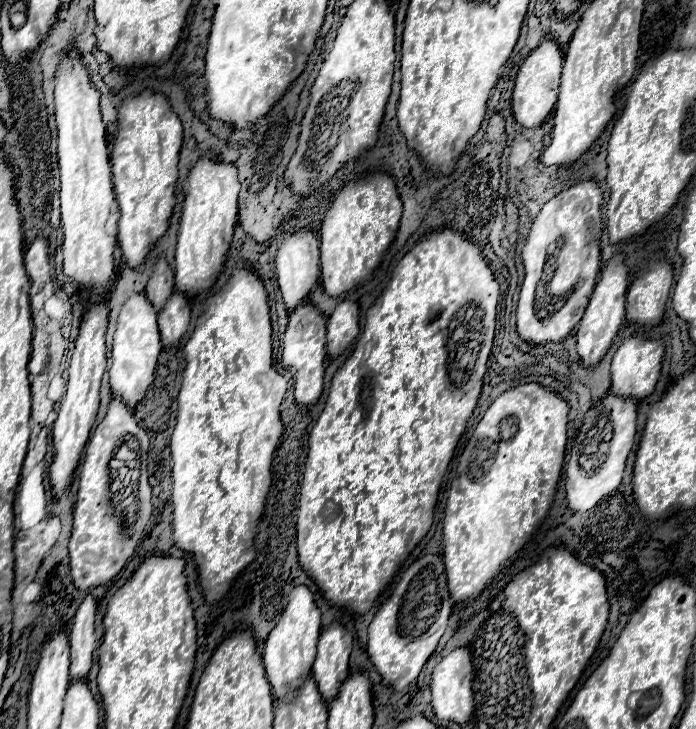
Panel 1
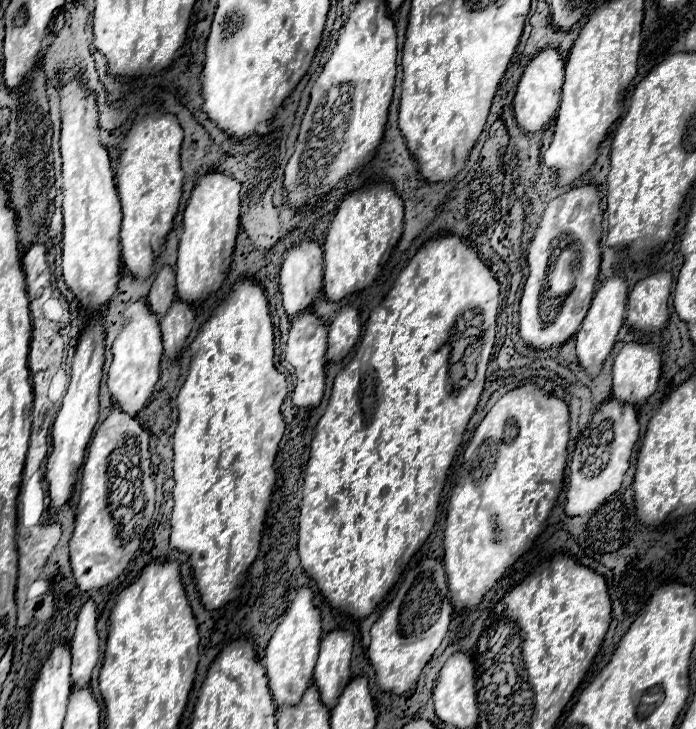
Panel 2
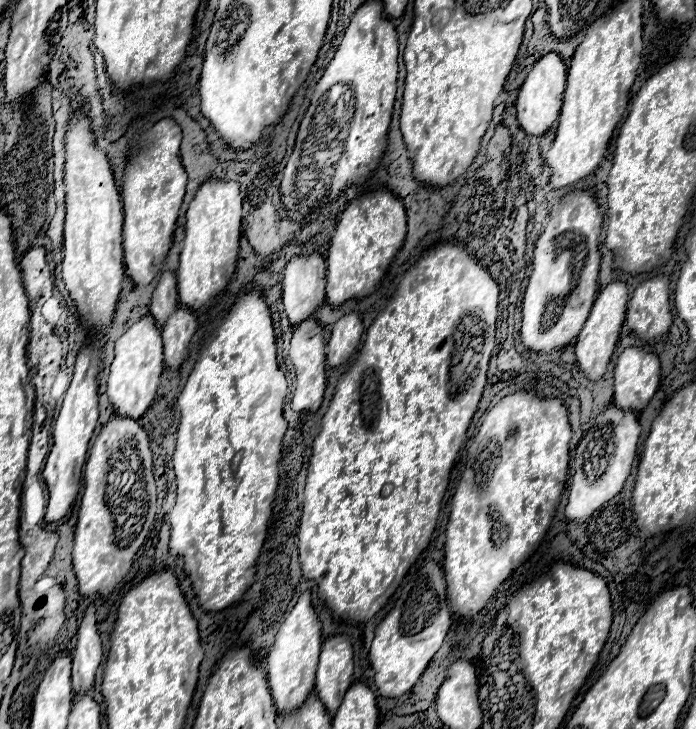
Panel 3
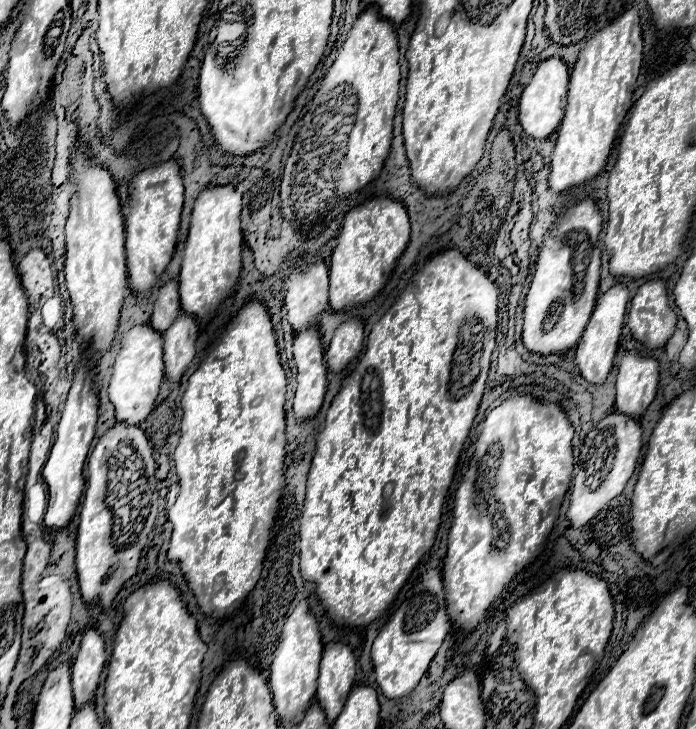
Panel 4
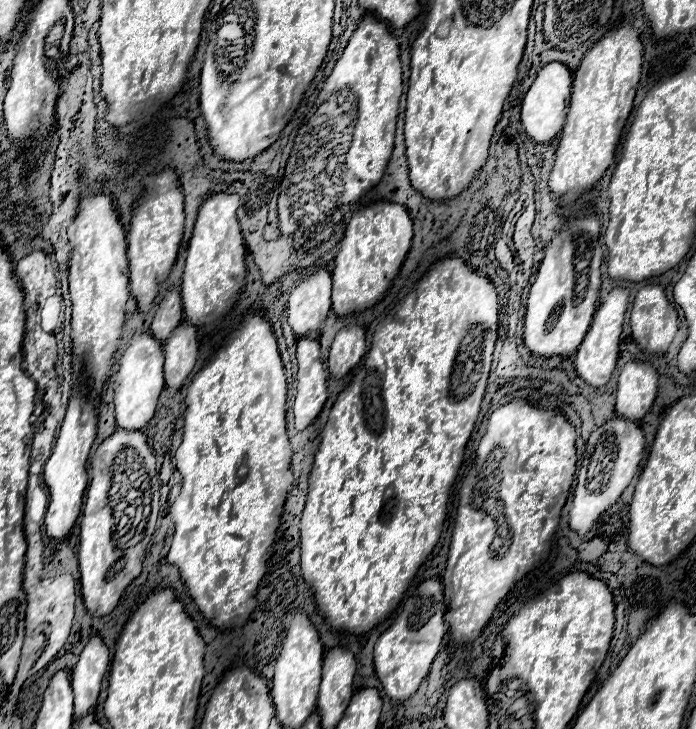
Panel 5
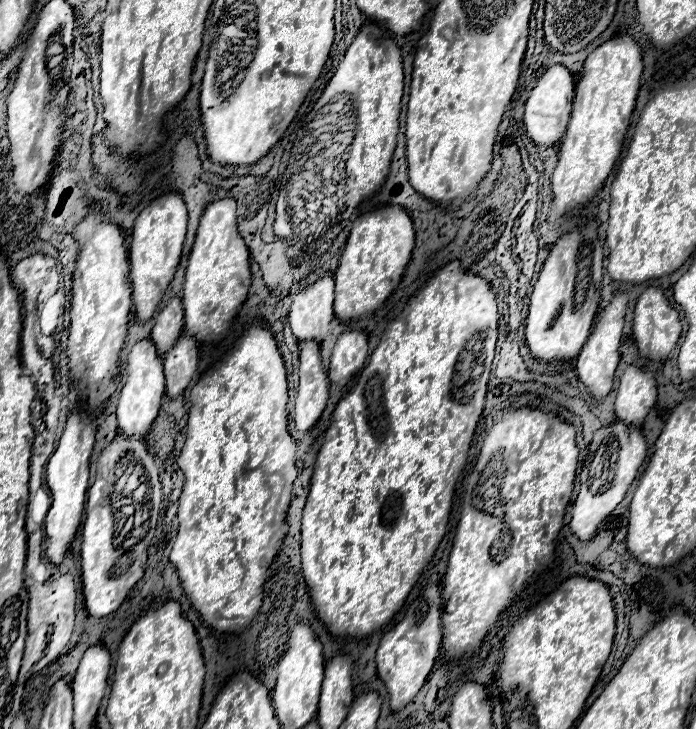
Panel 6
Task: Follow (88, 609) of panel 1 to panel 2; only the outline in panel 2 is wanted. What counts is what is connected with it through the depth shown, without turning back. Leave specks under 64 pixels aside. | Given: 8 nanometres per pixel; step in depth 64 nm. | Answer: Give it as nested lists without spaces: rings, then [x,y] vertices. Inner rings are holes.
[[[92,598],[82,606],[78,614],[78,624],[74,638],[70,642],[72,648],[72,682],[78,688],[86,688],[90,684],[90,674],[98,664],[98,634],[96,634],[96,604]]]

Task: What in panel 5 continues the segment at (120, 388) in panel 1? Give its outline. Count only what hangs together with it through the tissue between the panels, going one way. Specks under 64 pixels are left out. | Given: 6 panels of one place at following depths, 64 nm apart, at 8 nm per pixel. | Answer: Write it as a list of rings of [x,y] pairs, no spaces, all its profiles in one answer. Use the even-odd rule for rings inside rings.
[[[134,332],[128,348],[118,360],[118,372],[114,376],[114,404],[116,404],[116,424],[124,430],[140,430],[154,416],[158,406],[158,396],[164,388],[164,350],[162,342],[150,332]]]

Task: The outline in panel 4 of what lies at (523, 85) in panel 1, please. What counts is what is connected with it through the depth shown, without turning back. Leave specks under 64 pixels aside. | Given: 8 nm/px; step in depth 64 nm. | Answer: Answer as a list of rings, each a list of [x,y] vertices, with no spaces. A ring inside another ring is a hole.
[[[552,56],[546,58],[544,62],[538,64],[532,80],[528,82],[528,86],[524,88],[520,102],[518,102],[518,122],[524,128],[524,132],[536,140],[546,140],[558,126],[558,122],[562,120],[562,110],[566,106],[566,90],[568,90],[568,66]]]

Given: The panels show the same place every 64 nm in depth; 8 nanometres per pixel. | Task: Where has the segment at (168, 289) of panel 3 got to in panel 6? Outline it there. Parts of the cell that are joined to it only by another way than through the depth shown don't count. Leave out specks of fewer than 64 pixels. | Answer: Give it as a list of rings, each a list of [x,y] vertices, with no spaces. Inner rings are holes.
[[[174,296],[156,316],[156,324],[152,328],[152,340],[158,346],[160,356],[166,354],[166,350],[170,350],[170,346],[174,344],[174,338],[178,338],[178,334],[182,332],[184,326],[184,310],[182,310],[182,302],[178,296]]]

